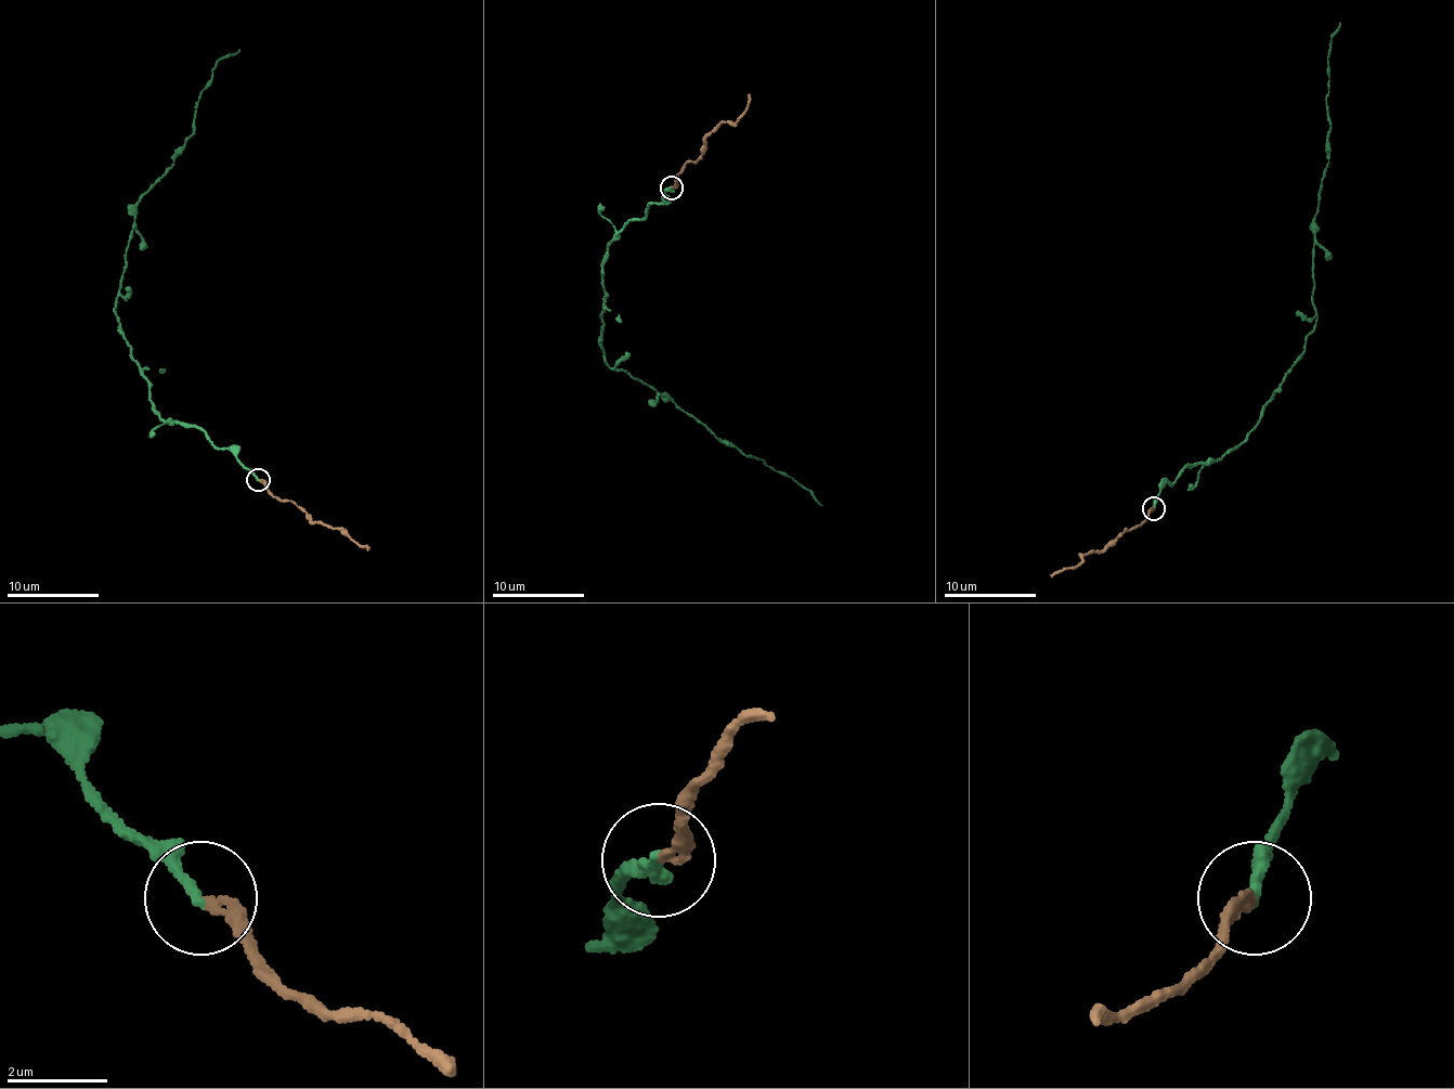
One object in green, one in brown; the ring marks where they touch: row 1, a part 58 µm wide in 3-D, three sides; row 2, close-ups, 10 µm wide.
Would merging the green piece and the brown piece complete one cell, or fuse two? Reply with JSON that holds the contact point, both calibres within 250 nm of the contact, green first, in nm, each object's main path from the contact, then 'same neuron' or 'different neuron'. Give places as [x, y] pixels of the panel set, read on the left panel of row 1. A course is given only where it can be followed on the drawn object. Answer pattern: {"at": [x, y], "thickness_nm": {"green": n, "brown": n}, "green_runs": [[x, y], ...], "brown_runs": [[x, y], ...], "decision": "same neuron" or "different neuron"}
{"at": [258, 479], "thickness_nm": {"green": 190, "brown": 170}, "green_runs": [[258, 478], [195, 427], [160, 418], [115, 308], [135, 203], [192, 134], [195, 102], [211, 68], [238, 49]], "brown_runs": [[258, 478], [282, 501], [298, 506], [312, 522], [339, 528], [367, 548]], "decision": "same neuron"}

